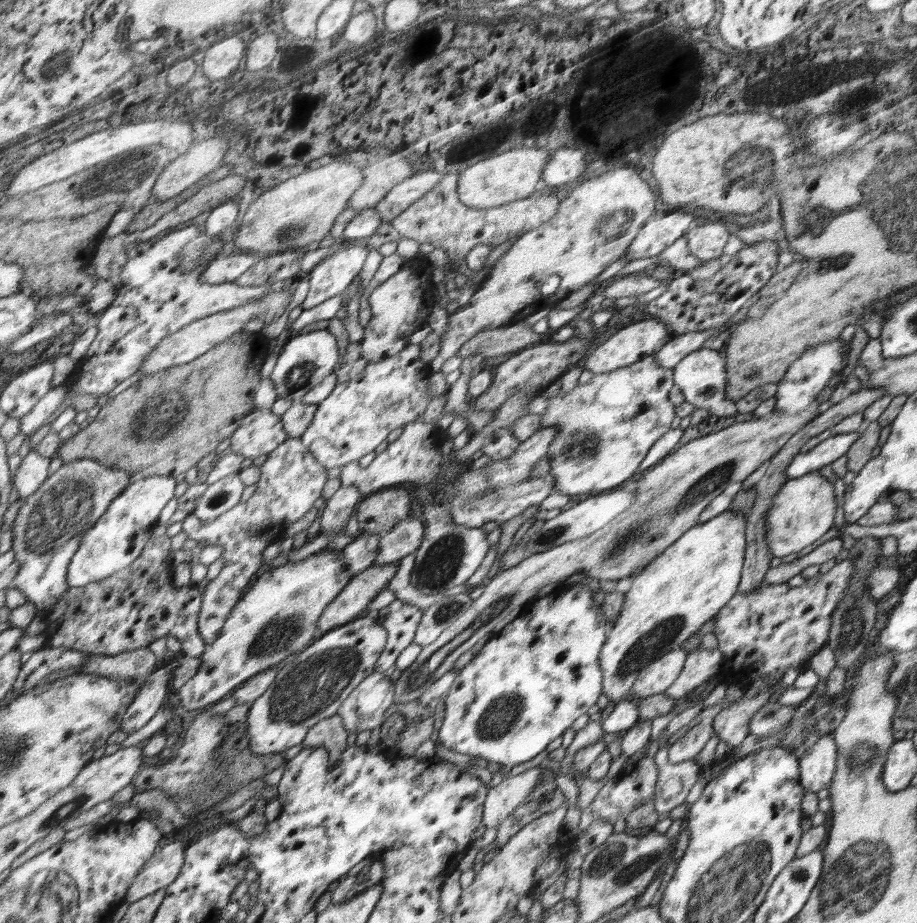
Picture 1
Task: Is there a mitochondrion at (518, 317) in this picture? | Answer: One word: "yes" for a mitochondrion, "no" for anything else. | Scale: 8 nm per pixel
no

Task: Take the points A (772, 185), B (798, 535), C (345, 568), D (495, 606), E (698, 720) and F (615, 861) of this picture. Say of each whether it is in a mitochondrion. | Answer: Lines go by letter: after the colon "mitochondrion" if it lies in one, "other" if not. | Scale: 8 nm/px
A: mitochondrion
B: other
C: other
D: mitochondrion
E: other
F: mitochondrion

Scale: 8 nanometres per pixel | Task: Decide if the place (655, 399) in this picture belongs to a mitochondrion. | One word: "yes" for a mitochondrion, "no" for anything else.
no

